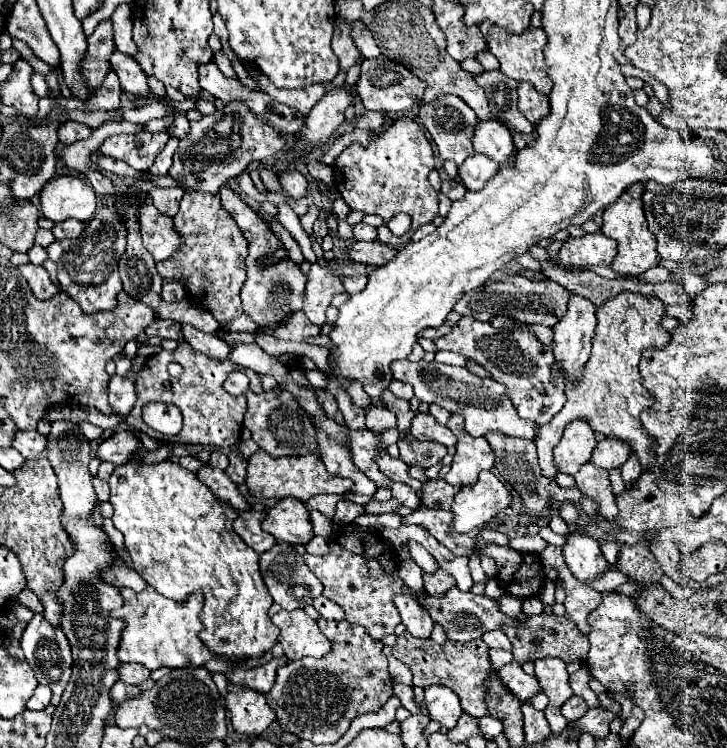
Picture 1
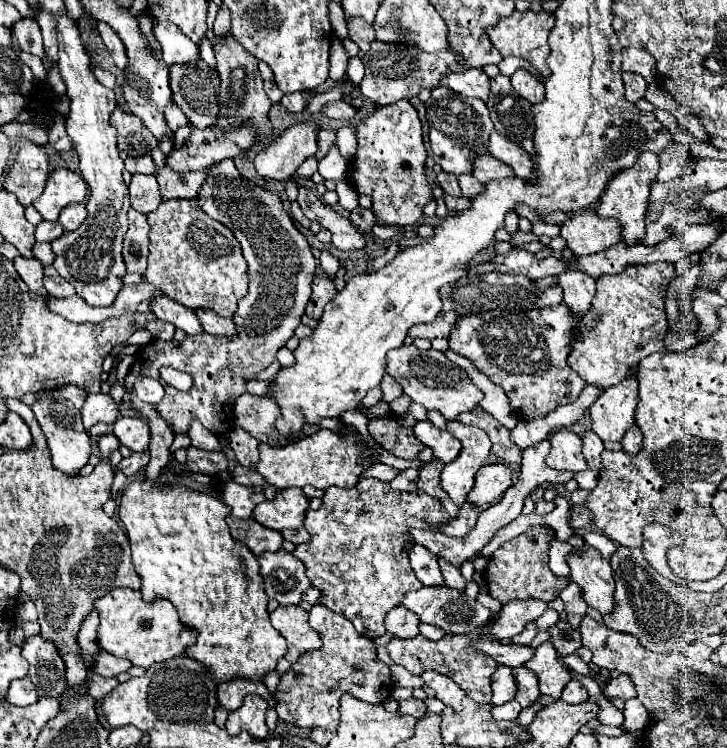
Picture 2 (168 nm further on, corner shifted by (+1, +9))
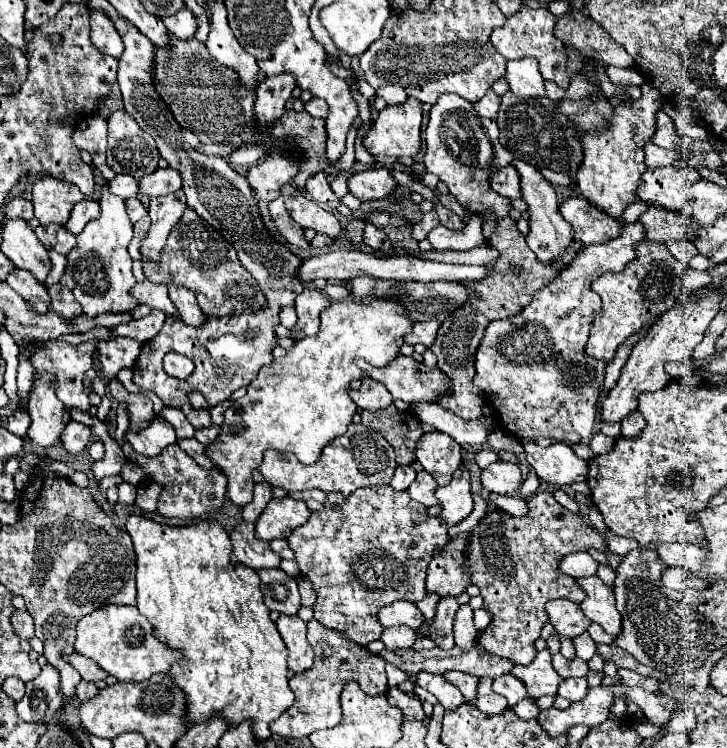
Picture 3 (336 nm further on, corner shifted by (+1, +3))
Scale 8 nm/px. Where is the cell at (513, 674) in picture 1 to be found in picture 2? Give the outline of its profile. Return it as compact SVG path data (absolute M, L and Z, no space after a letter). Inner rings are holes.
M498 665L496 673L492 675L492 701L494 705L502 705L506 701L512 701L518 691L518 685L514 685L514 675L508 665Z

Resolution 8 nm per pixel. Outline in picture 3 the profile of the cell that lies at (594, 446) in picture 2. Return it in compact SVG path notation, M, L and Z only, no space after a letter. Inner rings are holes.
M626 223L622 235L604 245L584 247L576 261L566 267L552 283L548 283L532 303L516 319L494 321L486 327L486 335L476 353L476 377L474 385L482 389L486 405L496 413L502 429L510 431L520 443L536 443L538 437L552 437L568 443L582 443L594 435L596 405L600 391L604 387L604 369L608 363L600 363L586 355L586 341L590 335L592 321L600 311L600 297L590 289L592 279L606 271L622 271L626 263L636 257L636 243L644 241L644 227L636 223Z

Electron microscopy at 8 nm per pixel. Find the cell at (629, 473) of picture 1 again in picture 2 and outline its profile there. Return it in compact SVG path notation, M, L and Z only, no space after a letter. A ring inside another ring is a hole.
M636 425L630 431L626 431L626 435L622 439L622 449L628 455L636 455L642 449L642 433Z

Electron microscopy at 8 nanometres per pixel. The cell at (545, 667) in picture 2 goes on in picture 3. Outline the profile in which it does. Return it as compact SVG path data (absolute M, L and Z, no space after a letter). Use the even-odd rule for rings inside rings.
M544 649L536 655L536 659L530 665L514 665L514 671L510 671L526 685L528 695L534 699L542 695L554 695L558 683L562 681L562 677L554 671L550 659L552 659L550 651Z

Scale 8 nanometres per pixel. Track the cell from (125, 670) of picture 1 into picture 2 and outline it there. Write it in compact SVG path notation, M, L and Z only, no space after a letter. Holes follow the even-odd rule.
M100 651L96 657L94 657L94 671L102 677L118 677L122 673L128 673L130 671L130 661L126 659L120 659L120 657L114 657L106 651Z

